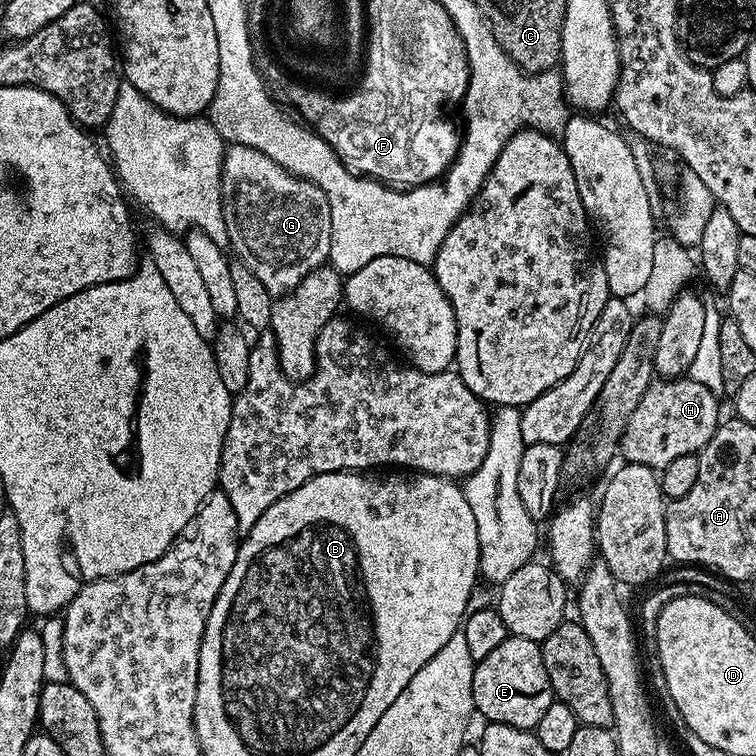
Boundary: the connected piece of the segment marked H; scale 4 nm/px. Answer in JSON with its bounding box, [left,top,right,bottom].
[619,378,722,470]

